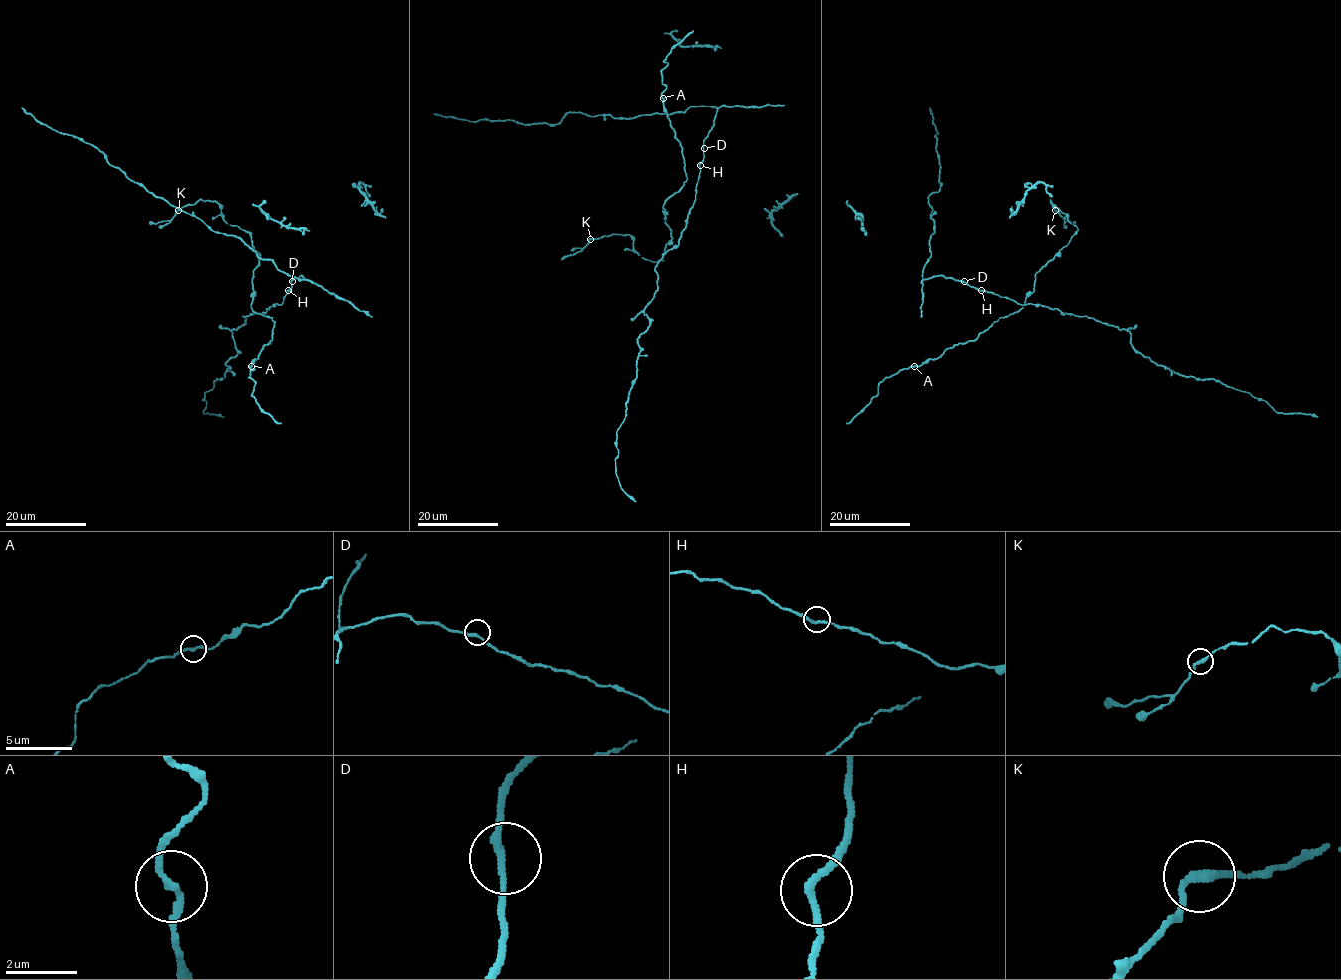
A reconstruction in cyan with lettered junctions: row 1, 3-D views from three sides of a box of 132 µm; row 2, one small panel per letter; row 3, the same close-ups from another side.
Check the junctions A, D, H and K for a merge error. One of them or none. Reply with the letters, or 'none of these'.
none of these

